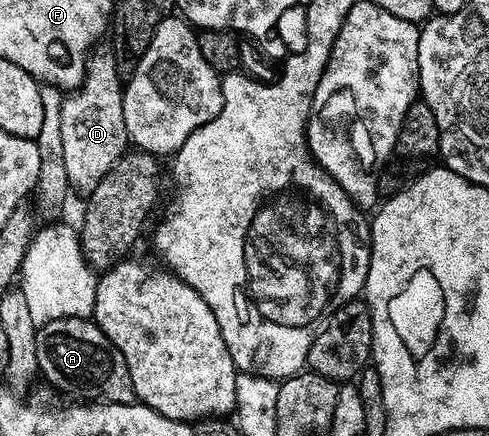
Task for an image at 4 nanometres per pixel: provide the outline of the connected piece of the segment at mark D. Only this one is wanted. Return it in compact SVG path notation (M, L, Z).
M97 48L86 62L84 81L80 88L69 92L62 103L62 160L66 163L69 186L73 190L81 189L84 195L98 187L98 183L115 167L130 145L124 118L122 78L116 71L112 52L107 48L99 49Z

